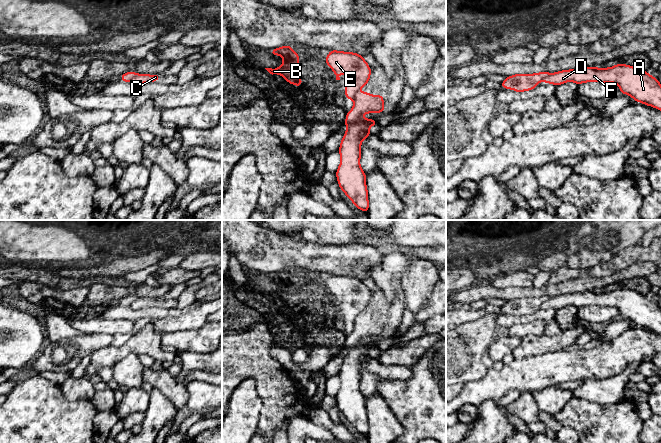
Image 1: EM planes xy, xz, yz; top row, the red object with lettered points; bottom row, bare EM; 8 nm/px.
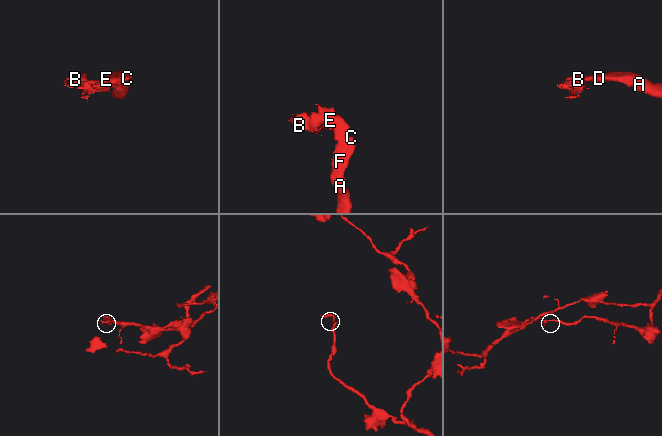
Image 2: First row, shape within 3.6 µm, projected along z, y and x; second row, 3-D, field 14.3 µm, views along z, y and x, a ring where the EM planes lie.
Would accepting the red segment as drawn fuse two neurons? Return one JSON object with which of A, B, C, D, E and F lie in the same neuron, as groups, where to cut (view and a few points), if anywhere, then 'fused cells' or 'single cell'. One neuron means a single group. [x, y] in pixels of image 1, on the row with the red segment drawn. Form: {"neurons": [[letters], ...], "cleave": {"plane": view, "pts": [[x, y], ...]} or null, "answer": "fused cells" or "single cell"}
{"neurons": [["A", "C", "D", "F"], ["B", "E"]], "cleave": {"plane": "xy", "pts": [[137, 74], [131, 81]]}, "answer": "fused cells"}

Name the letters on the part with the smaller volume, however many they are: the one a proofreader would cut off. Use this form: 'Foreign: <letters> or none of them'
Foreign: B, E

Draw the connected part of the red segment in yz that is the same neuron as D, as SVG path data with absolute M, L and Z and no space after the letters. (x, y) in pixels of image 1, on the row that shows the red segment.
M618 63L609 68L592 66L563 70L550 74L544 82L558 86L568 81L578 85L585 82L616 83L620 93L661 111L661 83L647 71L633 66Z

